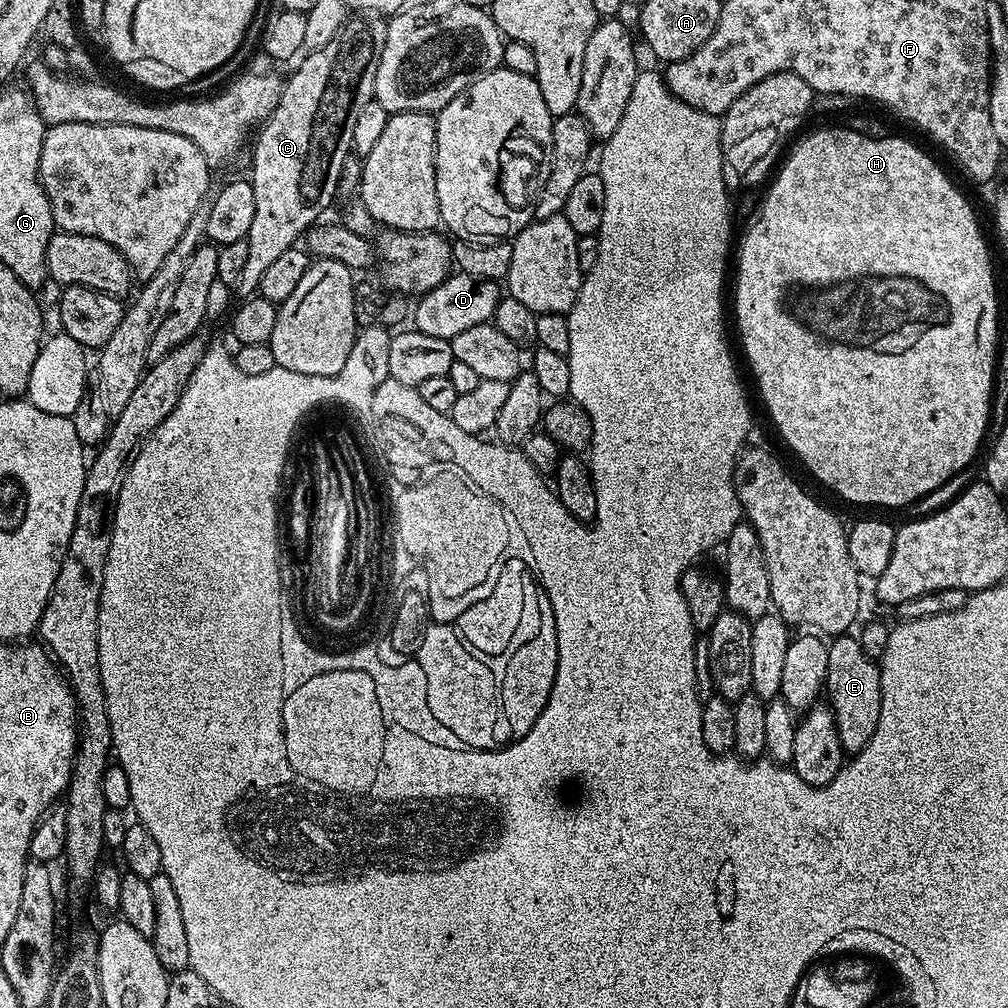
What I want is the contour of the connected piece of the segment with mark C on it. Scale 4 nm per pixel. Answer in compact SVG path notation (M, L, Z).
M356 14L349 18L334 34L326 46L317 52L308 52L299 61L300 65L292 72L289 80L283 81L278 98L278 106L271 116L263 121L252 152L252 176L250 183L254 190L254 222L250 222L247 234L248 249L246 263L238 282L234 285L237 297L247 298L257 291L262 282L262 273L286 250L297 243L321 219L331 200L337 199L336 187L340 180L343 162L352 150L354 122L362 106L374 98L378 62L382 58L382 46L386 46L385 17L380 14Z

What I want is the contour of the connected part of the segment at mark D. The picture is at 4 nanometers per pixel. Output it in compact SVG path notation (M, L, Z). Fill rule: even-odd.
M462 271L449 274L441 284L434 286L434 290L424 293L415 301L415 331L450 342L462 334L462 330L470 330L470 326L489 323L501 298L502 288L495 280L474 278Z

